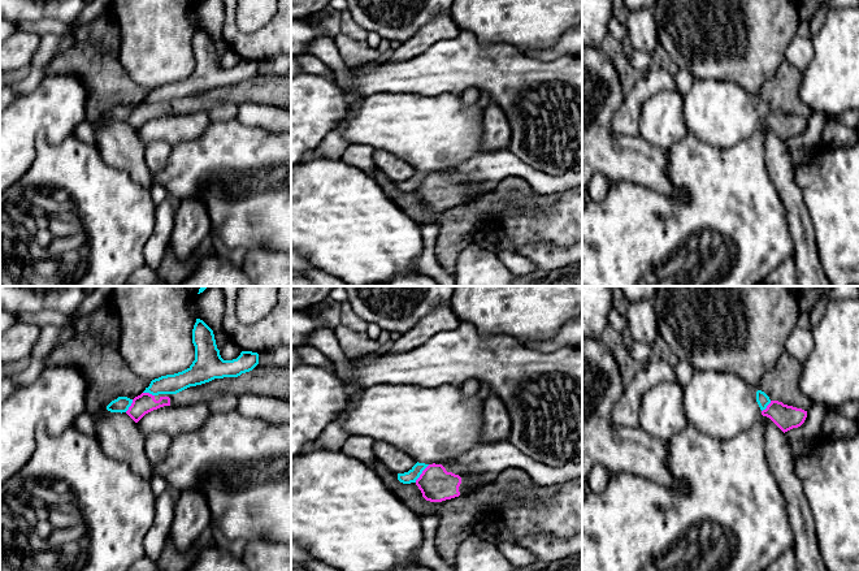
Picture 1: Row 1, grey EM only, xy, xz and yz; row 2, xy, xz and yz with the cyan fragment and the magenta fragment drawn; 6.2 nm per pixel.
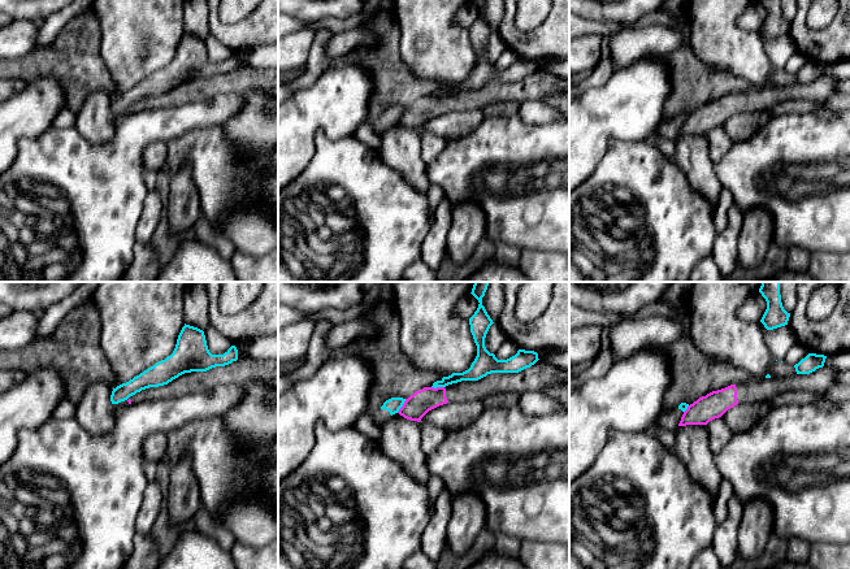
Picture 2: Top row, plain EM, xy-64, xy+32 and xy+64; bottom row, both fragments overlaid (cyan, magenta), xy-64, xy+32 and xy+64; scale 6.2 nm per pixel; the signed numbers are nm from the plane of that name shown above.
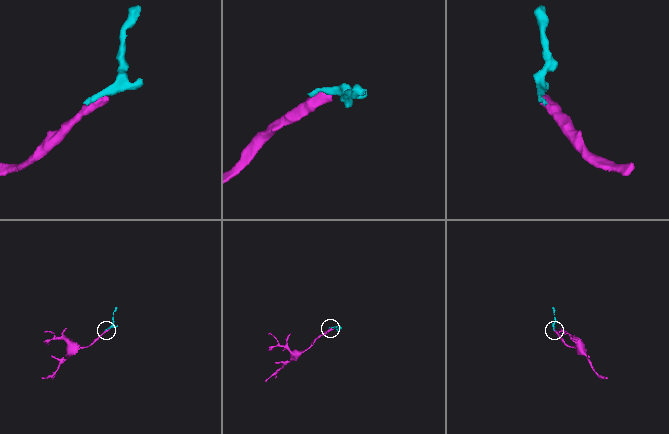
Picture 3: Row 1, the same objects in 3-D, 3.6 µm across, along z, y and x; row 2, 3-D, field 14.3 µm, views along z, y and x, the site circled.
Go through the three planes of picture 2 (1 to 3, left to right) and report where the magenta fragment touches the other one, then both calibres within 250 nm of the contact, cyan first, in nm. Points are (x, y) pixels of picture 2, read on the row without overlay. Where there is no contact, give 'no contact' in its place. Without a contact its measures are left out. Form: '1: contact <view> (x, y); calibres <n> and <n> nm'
1: no contact
2: contact xy+32 (402, 114); calibres 90 and 150 nm
3: contact xy+64 (686, 117); calibres 50 and 160 nm

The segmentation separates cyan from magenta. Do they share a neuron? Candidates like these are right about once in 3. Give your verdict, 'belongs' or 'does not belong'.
does not belong

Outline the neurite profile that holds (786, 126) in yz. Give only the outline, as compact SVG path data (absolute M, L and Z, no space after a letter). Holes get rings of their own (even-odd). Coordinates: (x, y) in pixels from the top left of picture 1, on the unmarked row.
M771 109L767 117L762 120L762 124L769 126L785 142L801 135L807 126L807 120L778 109Z

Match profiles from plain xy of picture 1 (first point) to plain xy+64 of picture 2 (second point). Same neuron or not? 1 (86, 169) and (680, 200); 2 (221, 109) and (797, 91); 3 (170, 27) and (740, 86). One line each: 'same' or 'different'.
1: same
2: different
3: different

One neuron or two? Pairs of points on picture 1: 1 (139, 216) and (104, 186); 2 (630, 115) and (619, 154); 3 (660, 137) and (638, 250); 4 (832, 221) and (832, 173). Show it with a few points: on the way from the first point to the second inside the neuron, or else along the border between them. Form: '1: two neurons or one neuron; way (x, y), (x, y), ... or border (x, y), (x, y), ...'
1: one neuron; way (130, 212), (113, 195)
2: two neurons; border (620, 106), (611, 130), (637, 134)
3: two neurons; border (688, 134), (667, 150)
4: one neuron; way (832, 210), (832, 185)

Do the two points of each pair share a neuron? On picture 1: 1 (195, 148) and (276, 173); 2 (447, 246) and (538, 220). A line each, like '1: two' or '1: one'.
1: one
2: two

